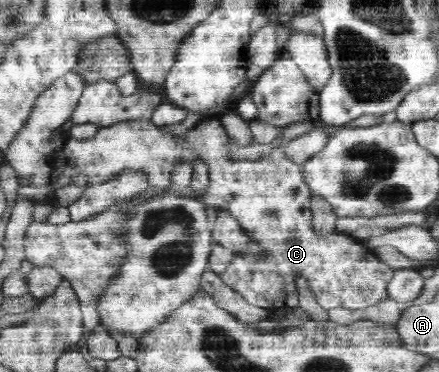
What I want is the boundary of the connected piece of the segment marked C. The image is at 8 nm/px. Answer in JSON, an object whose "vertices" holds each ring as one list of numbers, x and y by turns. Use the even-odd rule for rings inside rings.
{"vertices":[[211,118,187,134,187,143,203,153,203,159,209,164,211,186,208,195,202,200,206,206,225,207,238,220,239,227,247,235,246,250,234,253,229,266,222,272,221,279,245,297,252,305,270,311,274,308,293,310,300,306,299,280,304,280,307,290,313,295,317,304,325,310,330,308,363,308,387,297,385,286,394,274,394,268,375,256,362,239,353,235,333,232,319,234,314,227,311,213,310,186,302,180,302,173,285,148,275,148,262,158,230,161,228,153,228,134,218,118]]}

